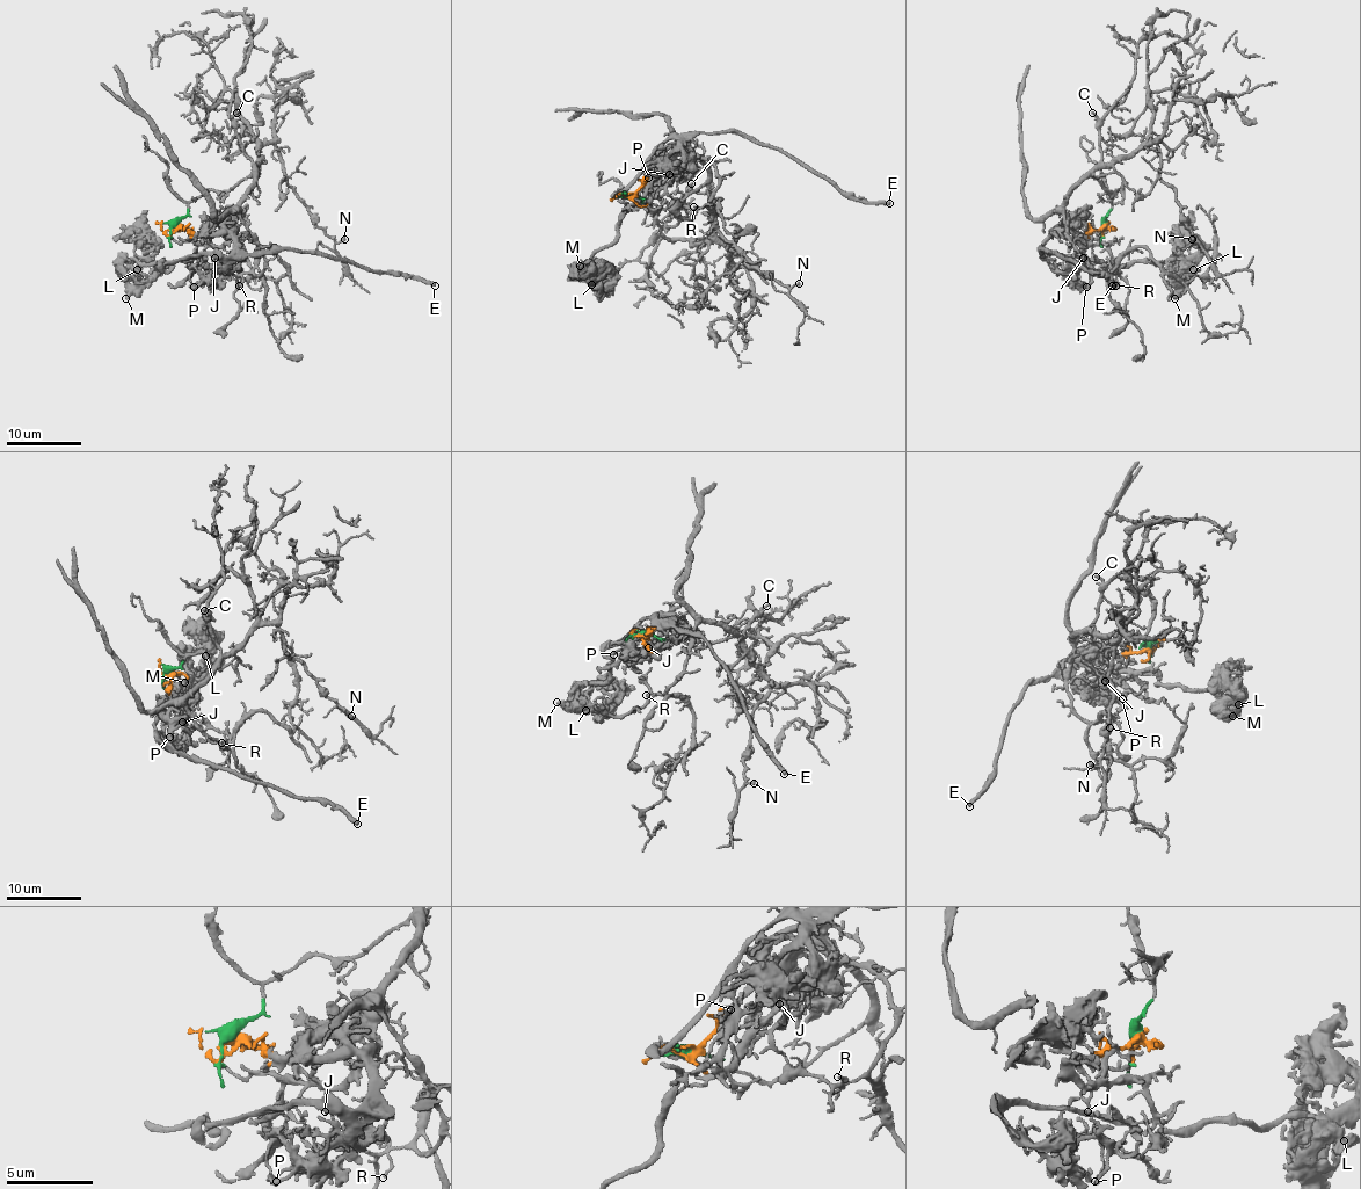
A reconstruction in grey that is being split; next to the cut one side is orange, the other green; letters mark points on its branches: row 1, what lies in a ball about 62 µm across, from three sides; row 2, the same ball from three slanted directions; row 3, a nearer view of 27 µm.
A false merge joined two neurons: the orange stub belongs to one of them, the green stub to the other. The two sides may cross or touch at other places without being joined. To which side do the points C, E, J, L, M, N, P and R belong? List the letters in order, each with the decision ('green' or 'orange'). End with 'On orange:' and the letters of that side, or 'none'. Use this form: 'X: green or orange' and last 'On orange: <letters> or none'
C: green
E: orange
J: orange
L: orange
M: orange
N: green
P: orange
R: green
On orange: E, J, L, M, P

